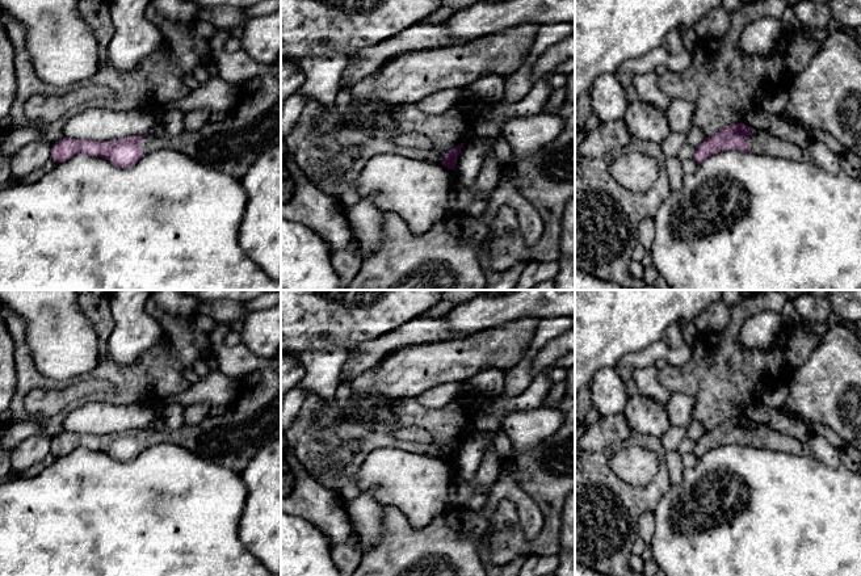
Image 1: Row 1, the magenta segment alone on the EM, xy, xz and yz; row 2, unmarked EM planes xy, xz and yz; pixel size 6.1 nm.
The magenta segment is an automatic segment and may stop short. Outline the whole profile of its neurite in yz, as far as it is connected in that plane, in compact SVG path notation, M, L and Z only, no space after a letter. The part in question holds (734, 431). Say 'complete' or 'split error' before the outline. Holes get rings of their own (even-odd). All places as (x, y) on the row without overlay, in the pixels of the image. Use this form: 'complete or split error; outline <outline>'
split error; outline M744 417L724 420L714 429L705 432L696 441L693 453L700 459L709 450L728 443L752 445L759 449L778 450L794 455L805 454L805 446L799 441L765 425L753 425Z

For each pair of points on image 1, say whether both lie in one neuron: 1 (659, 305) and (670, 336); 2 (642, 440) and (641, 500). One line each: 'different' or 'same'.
1: different
2: same

